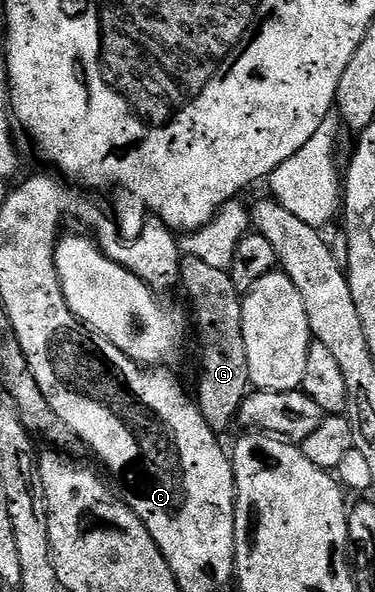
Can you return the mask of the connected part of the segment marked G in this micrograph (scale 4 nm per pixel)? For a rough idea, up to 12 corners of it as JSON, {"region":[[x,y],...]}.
{"region":[[179,263],[199,344],[193,401],[216,435],[252,388],[228,270]]}

